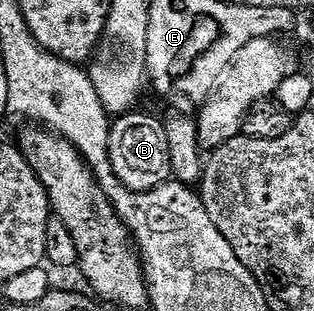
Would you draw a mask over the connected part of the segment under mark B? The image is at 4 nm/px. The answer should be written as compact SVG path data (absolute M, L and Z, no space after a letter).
M142 111L128 112L111 123L108 129L110 141L105 149L112 158L112 170L116 178L120 178L120 182L133 192L151 192L154 188L163 187L171 179L166 125L159 117L157 120Z

